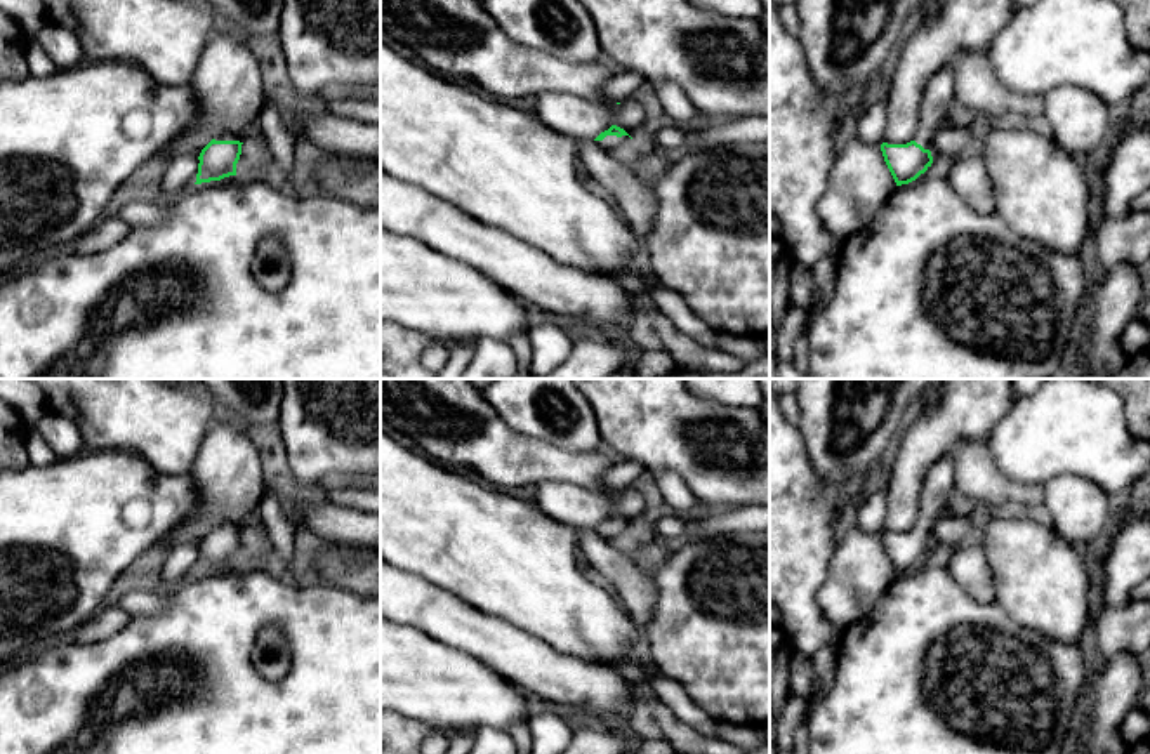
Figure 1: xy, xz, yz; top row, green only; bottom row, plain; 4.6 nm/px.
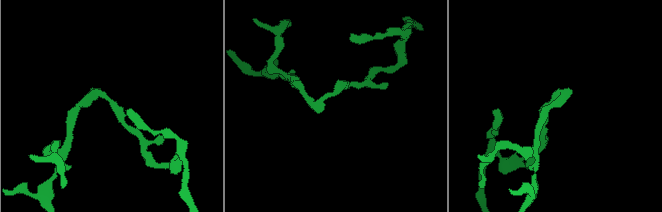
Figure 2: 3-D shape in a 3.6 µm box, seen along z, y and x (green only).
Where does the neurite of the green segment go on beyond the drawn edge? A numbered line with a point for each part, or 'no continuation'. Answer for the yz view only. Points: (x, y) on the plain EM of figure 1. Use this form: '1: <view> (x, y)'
1: yz (938, 483)

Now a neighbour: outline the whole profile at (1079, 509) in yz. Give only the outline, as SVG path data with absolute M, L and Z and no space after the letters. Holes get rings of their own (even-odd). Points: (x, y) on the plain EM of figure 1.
M1061 474L1042 485L1053 530L1079 549L1103 542L1108 495L1086 478Z

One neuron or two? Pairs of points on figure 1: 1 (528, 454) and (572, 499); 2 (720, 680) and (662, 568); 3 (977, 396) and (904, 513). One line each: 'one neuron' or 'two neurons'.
1: two neurons
2: one neuron
3: one neuron

